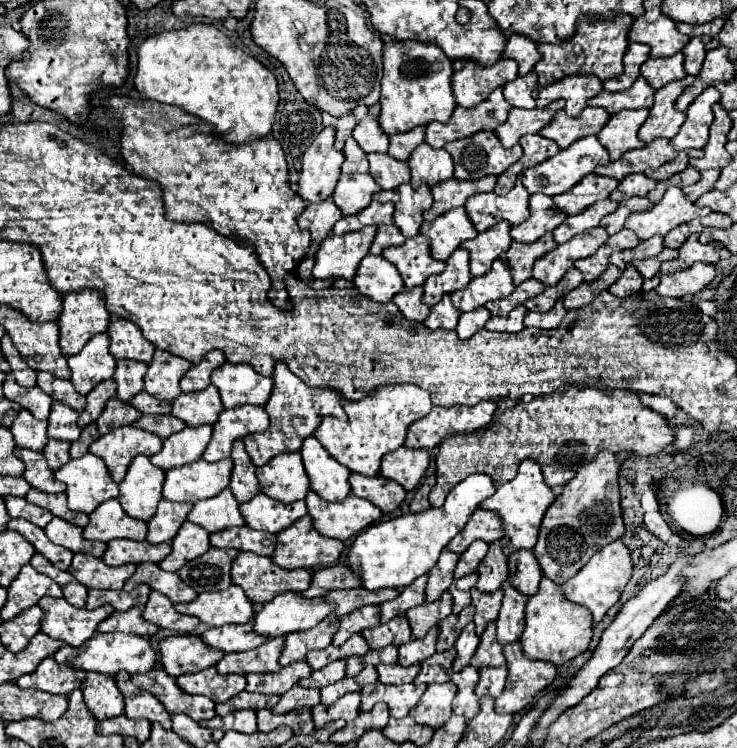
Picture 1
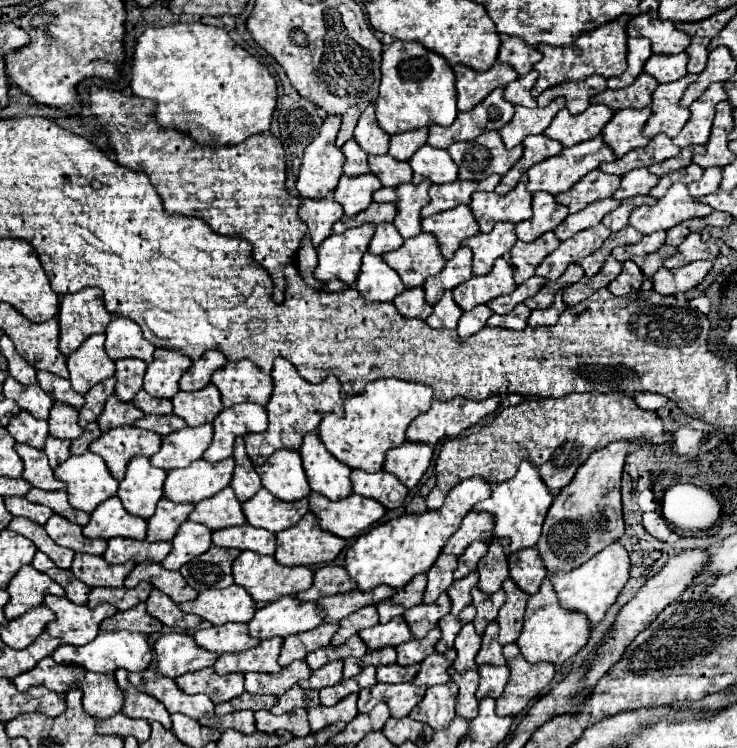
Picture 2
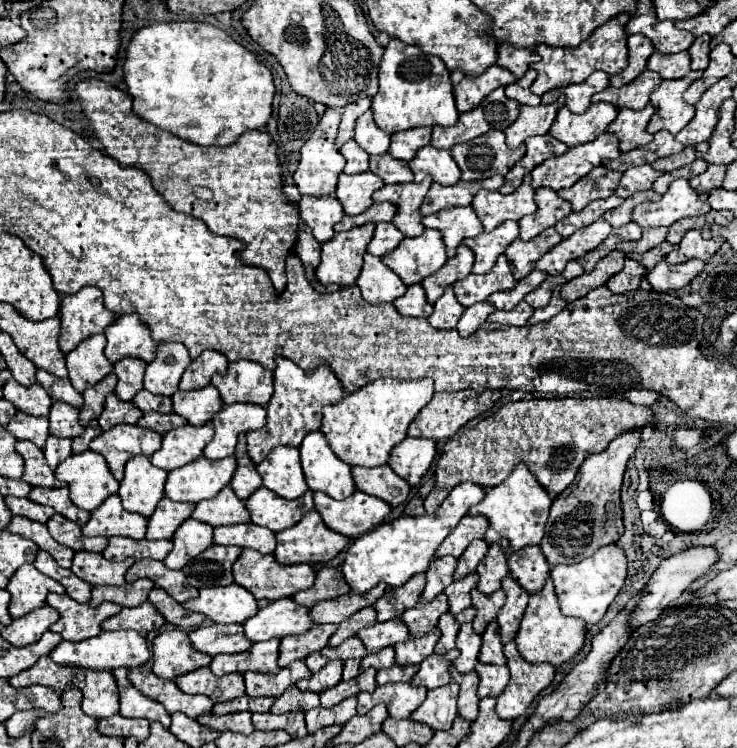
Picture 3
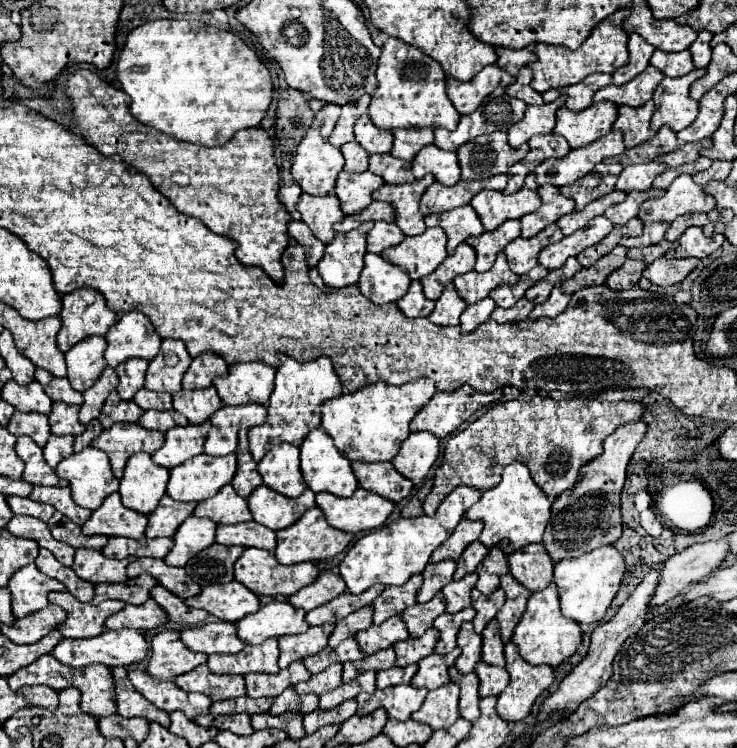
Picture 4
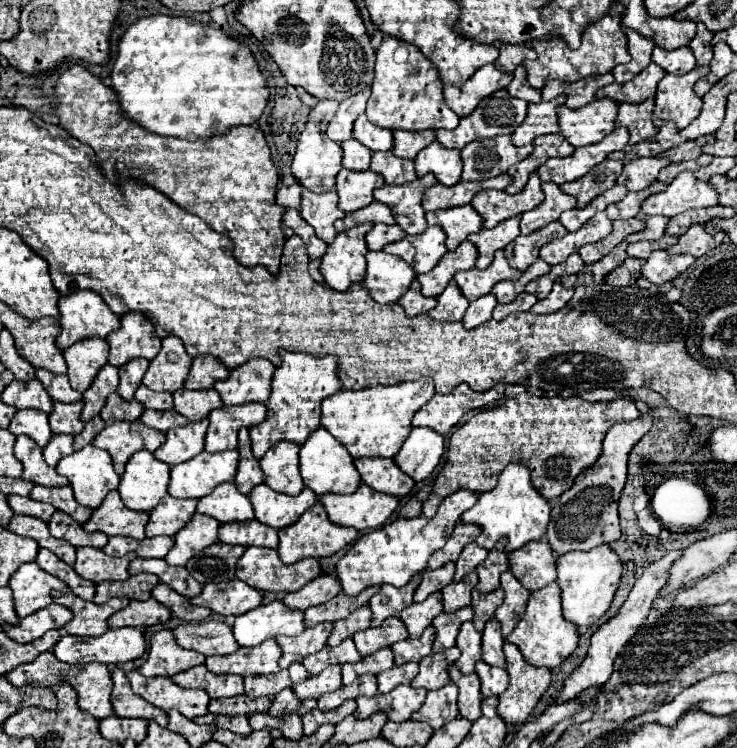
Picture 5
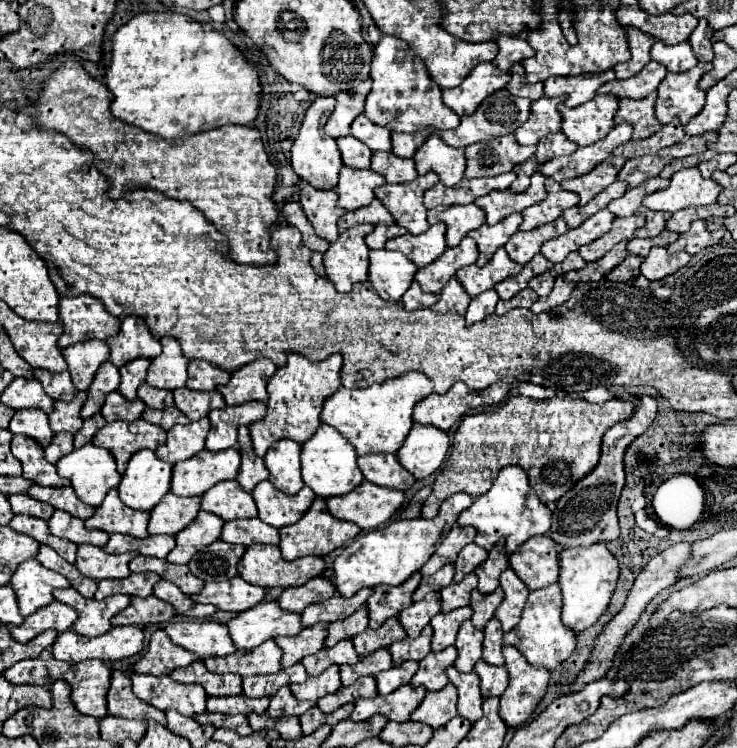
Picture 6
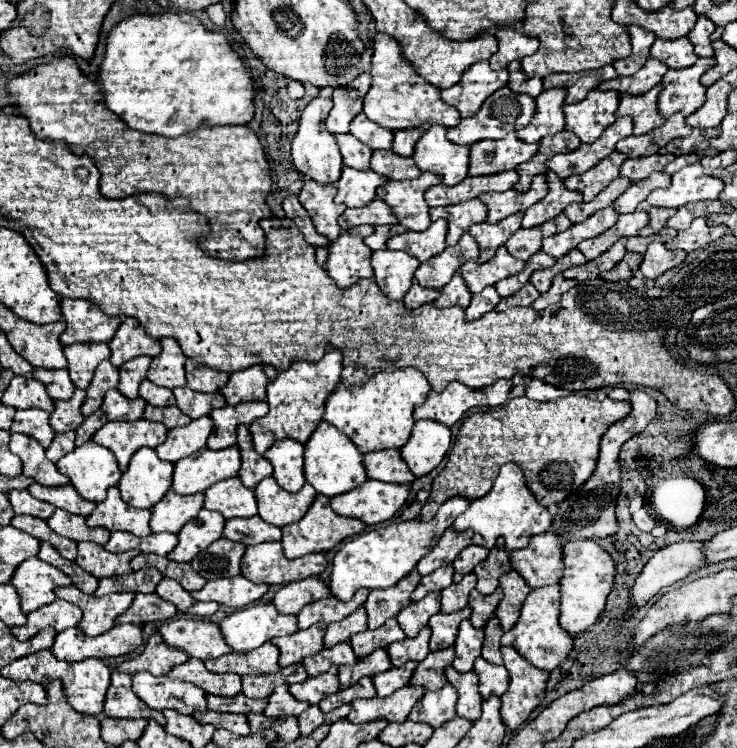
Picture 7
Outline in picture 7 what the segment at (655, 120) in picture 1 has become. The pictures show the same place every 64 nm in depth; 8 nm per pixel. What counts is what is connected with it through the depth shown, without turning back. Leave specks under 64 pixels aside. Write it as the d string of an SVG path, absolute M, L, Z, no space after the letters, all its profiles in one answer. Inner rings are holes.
M698 58L696 64L690 68L668 70L662 78L658 112L664 118L670 118L676 112L686 118L696 112L706 102L706 88L700 84L700 76L714 64L714 58Z

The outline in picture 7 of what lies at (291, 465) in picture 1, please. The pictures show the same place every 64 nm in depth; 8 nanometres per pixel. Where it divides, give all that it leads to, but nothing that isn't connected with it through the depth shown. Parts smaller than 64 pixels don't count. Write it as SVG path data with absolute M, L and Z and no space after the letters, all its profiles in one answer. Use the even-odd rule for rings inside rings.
M278 440L268 448L264 458L274 468L274 480L280 488L288 492L296 492L304 486L304 446L296 440Z

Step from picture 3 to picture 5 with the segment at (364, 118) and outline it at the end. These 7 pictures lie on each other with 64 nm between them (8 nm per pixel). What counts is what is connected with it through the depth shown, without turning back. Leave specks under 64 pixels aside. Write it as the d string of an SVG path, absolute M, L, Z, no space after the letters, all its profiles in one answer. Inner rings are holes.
M364 114L354 124L354 138L362 142L368 150L390 150L392 148L392 130L374 126Z

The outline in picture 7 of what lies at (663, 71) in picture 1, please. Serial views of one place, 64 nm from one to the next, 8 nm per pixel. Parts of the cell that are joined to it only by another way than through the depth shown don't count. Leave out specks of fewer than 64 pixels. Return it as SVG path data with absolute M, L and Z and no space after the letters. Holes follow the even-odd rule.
M658 38L650 48L650 56L664 62L668 68L676 68L676 70L688 68L698 60L688 38L680 38L680 40L660 40Z

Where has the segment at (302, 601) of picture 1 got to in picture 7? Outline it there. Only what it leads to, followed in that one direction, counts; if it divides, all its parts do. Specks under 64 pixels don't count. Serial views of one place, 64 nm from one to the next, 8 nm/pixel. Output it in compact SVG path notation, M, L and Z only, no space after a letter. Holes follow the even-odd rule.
M256 604L236 610L220 622L222 634L236 652L250 652L274 636L298 632L296 616L280 614L272 604Z

